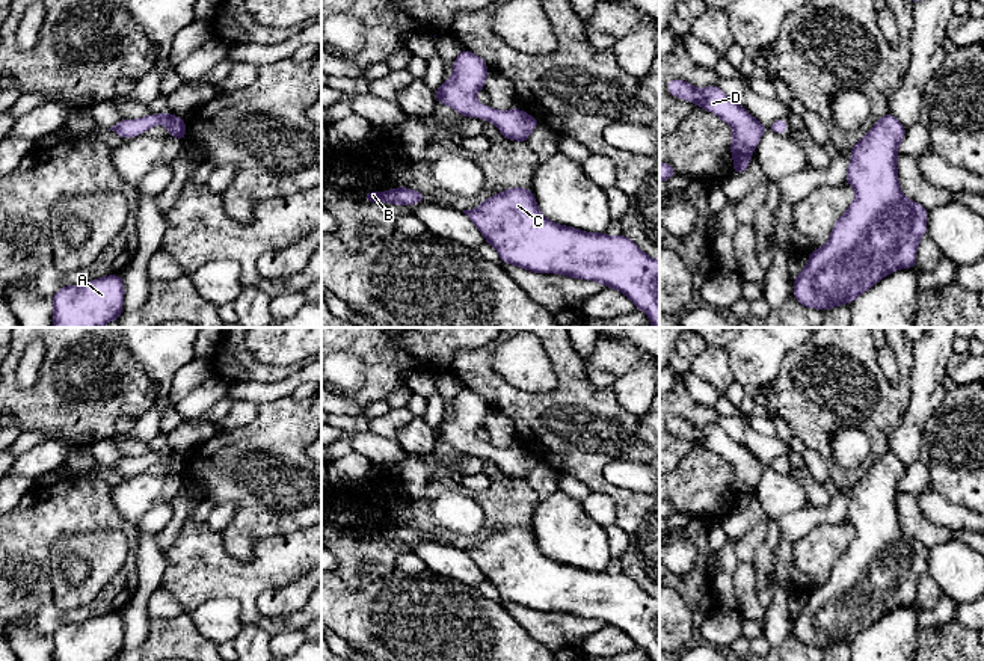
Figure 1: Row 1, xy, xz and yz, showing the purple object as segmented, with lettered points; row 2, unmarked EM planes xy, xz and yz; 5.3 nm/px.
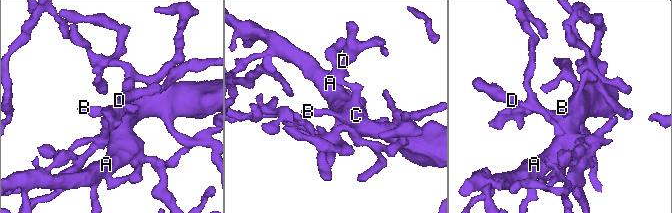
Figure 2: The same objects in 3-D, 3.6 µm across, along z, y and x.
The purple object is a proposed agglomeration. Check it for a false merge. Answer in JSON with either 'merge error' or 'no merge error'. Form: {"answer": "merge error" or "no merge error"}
{"answer": "no merge error"}

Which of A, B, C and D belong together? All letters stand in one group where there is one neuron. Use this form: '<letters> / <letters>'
A B C D

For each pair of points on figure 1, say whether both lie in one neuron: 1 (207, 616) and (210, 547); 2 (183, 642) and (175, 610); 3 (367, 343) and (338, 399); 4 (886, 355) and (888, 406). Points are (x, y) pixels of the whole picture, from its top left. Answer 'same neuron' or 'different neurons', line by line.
1: different neurons
2: different neurons
3: different neurons
4: different neurons

